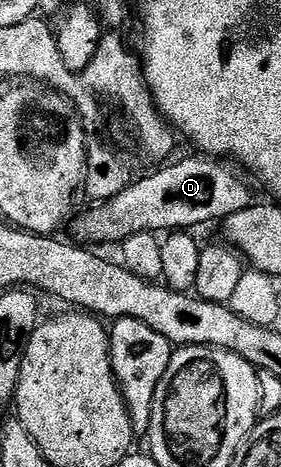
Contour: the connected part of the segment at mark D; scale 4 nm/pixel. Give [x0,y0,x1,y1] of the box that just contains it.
[74,154,252,246]

